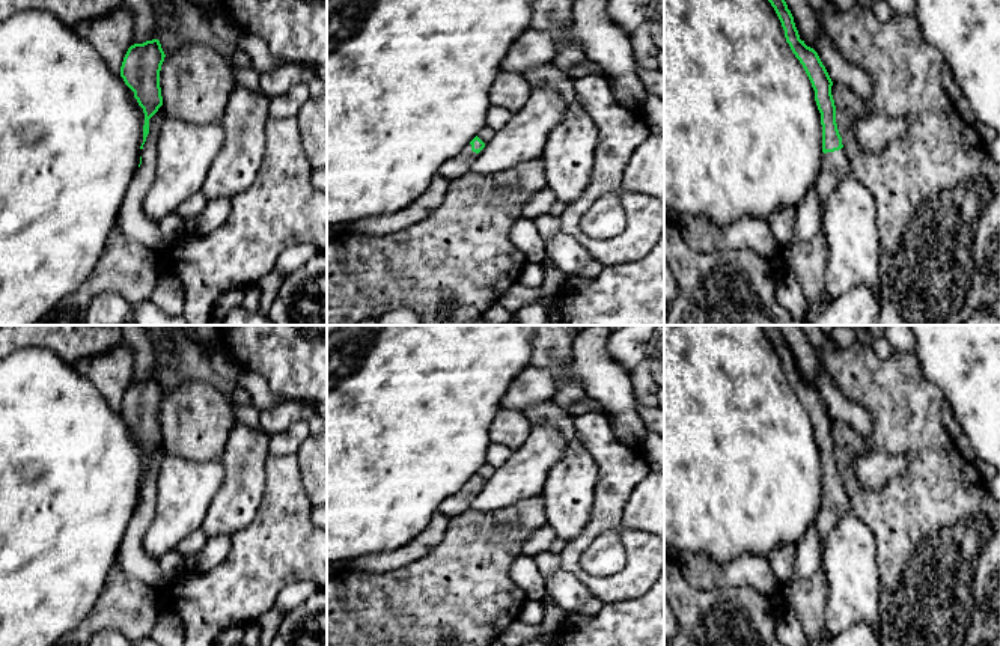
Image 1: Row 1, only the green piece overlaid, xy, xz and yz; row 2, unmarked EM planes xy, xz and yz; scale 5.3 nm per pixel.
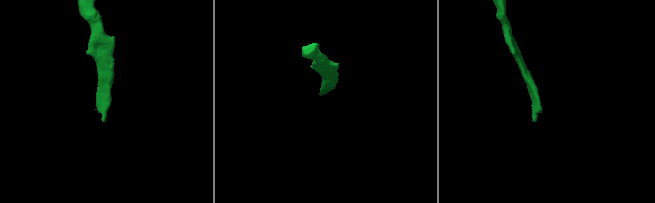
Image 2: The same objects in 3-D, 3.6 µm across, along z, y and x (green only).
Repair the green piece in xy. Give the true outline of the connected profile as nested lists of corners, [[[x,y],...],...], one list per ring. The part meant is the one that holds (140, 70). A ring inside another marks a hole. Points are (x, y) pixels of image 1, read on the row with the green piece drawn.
[[[158,39],[146,41],[143,44],[134,44],[128,48],[122,66],[120,66],[120,77],[123,78],[125,84],[134,92],[134,98],[137,99],[139,105],[143,108],[145,113],[145,125],[143,125],[143,143],[140,149],[143,149],[143,145],[146,142],[146,137],[149,134],[149,119],[158,111],[158,108],[163,105],[163,96],[161,96],[161,87],[160,87],[160,71],[161,65],[164,62],[164,51],[161,48],[161,44]]]

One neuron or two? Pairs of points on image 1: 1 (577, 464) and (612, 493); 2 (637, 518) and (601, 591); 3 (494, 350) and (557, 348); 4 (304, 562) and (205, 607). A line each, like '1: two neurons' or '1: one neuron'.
1: two neurons
2: two neurons
3: two neurons
4: one neuron

